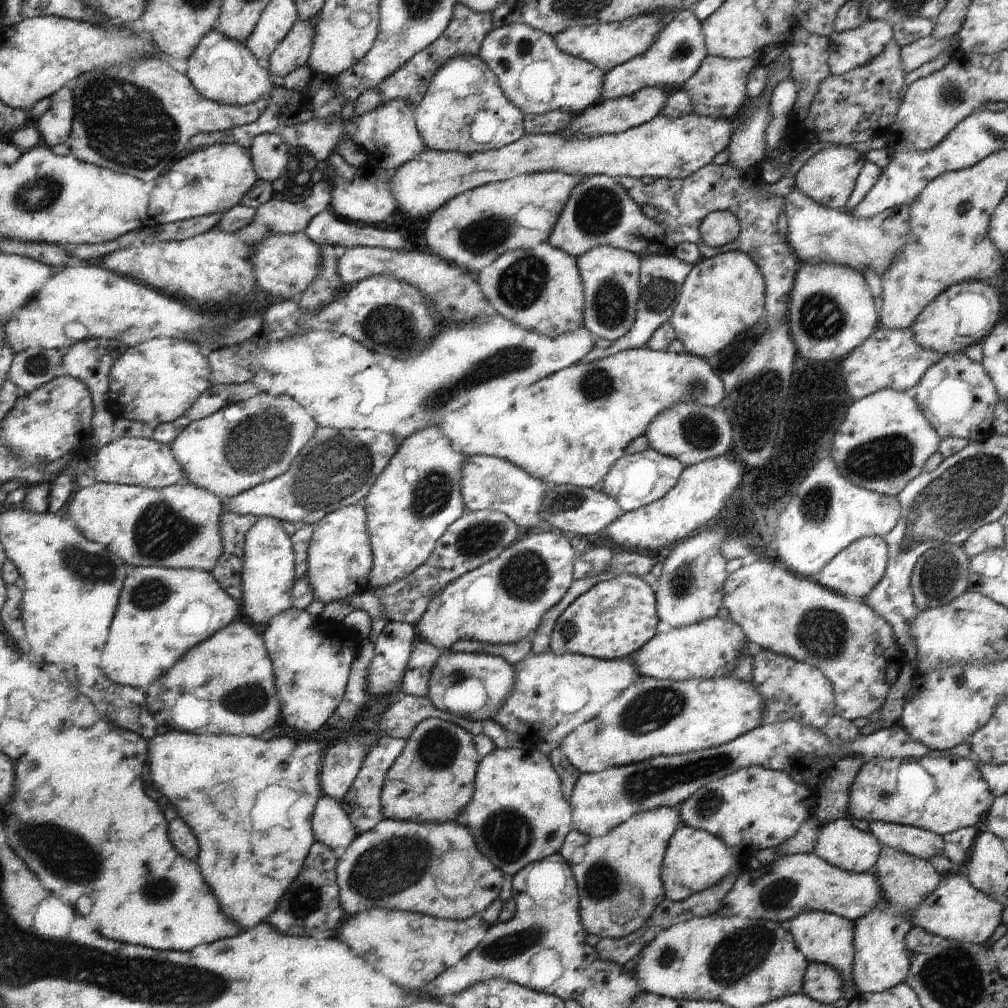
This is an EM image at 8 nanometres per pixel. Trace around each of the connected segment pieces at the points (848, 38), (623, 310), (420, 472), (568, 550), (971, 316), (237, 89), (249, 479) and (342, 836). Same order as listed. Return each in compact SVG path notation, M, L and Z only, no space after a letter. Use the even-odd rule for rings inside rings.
M868 20L852 30L829 37L829 71L841 75L872 62L893 39L893 27L884 21Z
M596 246L575 259L584 284L584 327L596 339L606 338L614 342L622 338L630 332L636 320L636 305L640 300L639 256L613 246Z
M430 426L403 439L398 452L392 457L388 466L382 470L368 494L361 500L368 520L368 536L374 560L368 576L370 590L380 586L394 584L410 576L420 565L423 565L434 550L436 541L448 530L457 518L466 513L460 490L461 467L467 456L458 454L450 446L450 441L439 426Z
M558 530L527 533L511 544L498 558L463 574L447 584L428 604L426 612L415 624L416 641L427 642L438 649L450 649L460 641L483 642L493 645L518 644L530 637L540 624L542 616L562 600L573 577L577 552L570 544L570 536Z
M970 280L950 286L922 310L910 330L914 342L926 350L943 355L962 353L970 346L982 342L997 325L1000 298L986 282Z
M216 29L200 40L192 56L186 60L185 75L206 100L228 106L246 106L262 96L272 98L271 91L275 88L266 64L258 60L245 43L230 40Z
M258 393L238 406L242 408L240 420L230 422L230 406L222 408L213 415L192 421L170 444L172 456L186 474L184 483L209 490L220 500L282 476L318 428L308 411L288 395Z
M324 794L316 803L311 823L315 842L325 844L333 851L348 848L359 835L339 801Z

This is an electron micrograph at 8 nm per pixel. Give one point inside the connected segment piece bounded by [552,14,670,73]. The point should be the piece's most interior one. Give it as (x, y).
(606, 46)

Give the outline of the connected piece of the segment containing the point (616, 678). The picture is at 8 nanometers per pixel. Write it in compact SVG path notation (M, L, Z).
M550 650L544 652L544 654L533 655L530 653L514 668L516 672L514 690L506 698L502 708L491 719L494 722L498 722L502 728L520 734L522 738L534 736L534 738L540 740L542 736L544 742L562 742L576 726L592 720L608 702L618 698L626 688L630 688L632 684L636 684L642 678L636 672L636 664L634 664L633 657L607 661L572 653L557 655Z

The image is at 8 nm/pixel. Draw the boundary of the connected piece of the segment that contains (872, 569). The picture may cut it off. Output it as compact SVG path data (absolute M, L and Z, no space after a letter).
M865 536L852 542L850 546L841 550L820 570L818 584L843 594L845 597L854 596L865 599L874 586L884 578L886 574L888 547L884 539L879 536Z

